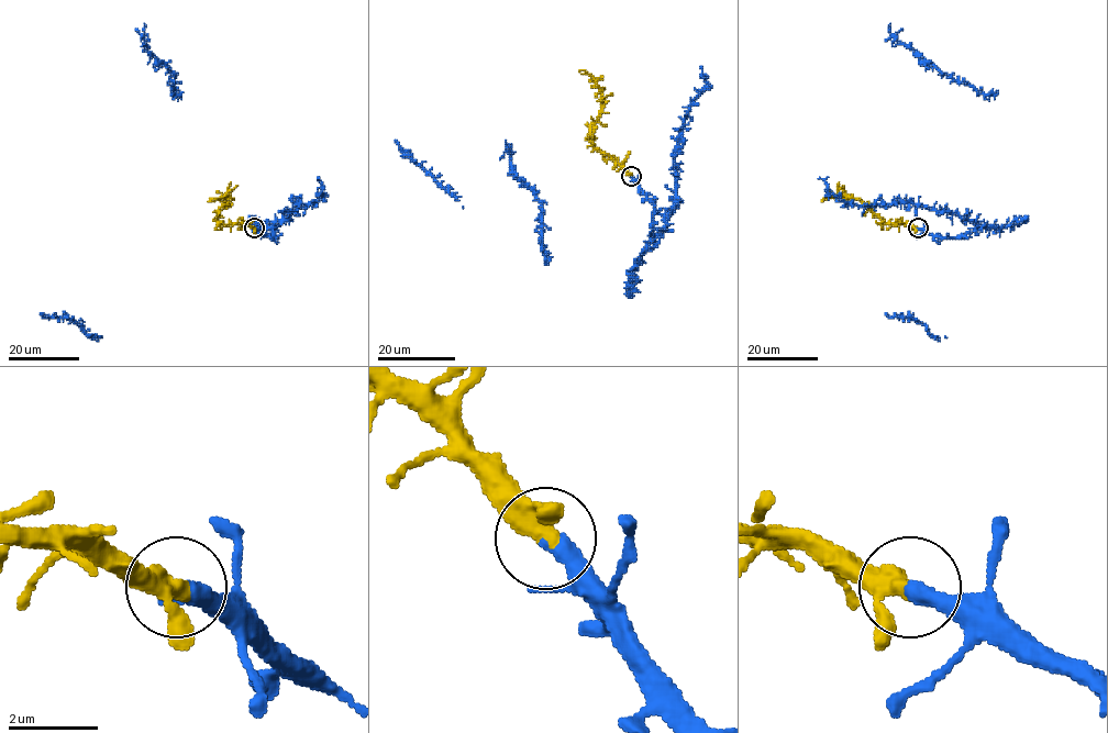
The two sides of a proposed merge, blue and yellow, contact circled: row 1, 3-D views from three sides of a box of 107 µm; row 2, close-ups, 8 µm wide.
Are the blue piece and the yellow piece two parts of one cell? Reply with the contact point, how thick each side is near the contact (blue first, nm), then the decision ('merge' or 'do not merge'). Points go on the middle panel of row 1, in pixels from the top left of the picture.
at (631, 176); 380 nm thick on the blue side, 400 nm on the other; merge

